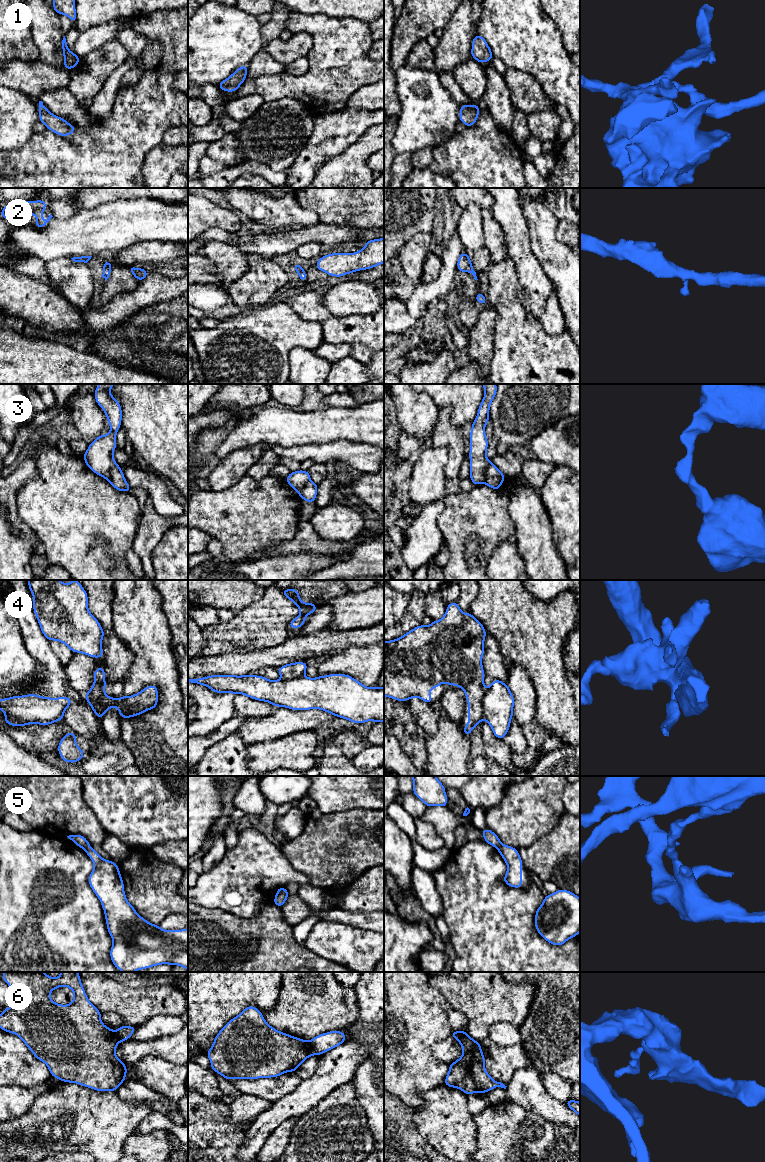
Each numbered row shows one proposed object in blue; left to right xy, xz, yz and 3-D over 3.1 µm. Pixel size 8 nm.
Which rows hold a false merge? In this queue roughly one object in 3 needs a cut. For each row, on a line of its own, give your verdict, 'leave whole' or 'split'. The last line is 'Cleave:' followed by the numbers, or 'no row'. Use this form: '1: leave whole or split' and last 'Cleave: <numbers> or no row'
1: leave whole
2: leave whole
3: split
4: split
5: split
6: split
Cleave: 3, 4, 5, 6

